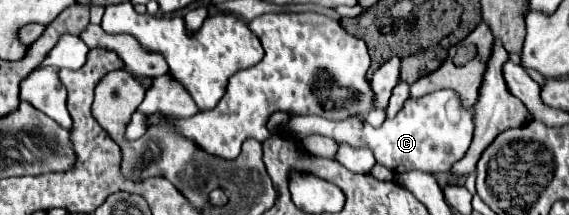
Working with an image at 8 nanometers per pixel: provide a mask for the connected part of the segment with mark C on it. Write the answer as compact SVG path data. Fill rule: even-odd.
M443 89L419 99L409 99L395 119L387 119L377 129L371 127L365 119L349 117L343 121L331 121L315 115L291 117L285 129L289 129L289 133L297 139L319 133L353 147L369 147L377 163L391 169L393 173L405 173L413 169L439 173L449 171L453 163L463 159L463 155L467 153L473 139L473 111L463 107L459 95L453 89Z

